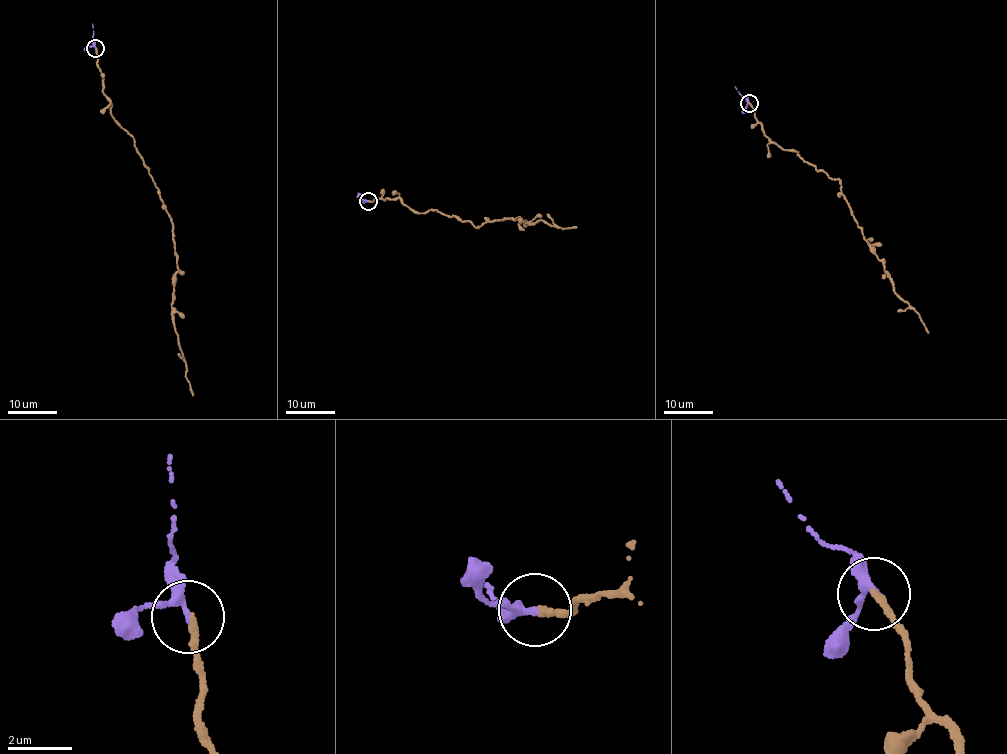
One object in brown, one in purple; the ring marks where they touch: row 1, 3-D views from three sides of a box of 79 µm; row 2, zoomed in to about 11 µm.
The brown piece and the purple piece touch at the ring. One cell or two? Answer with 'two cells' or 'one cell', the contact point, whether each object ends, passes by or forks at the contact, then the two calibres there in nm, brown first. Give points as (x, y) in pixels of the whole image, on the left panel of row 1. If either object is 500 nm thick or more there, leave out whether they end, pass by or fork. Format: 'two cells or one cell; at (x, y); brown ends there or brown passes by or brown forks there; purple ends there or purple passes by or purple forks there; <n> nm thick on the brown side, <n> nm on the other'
one cell; at (95, 48); brown ends there; purple passes by; 240 nm thick on the brown side, 200 nm on the other

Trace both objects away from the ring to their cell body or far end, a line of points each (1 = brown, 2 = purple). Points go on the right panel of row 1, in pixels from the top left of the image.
1: (749, 103), (769, 141), (796, 151), (840, 180), (851, 214), (882, 263), (894, 292), (919, 315), (928, 333)
2: (749, 103), (734, 86)

